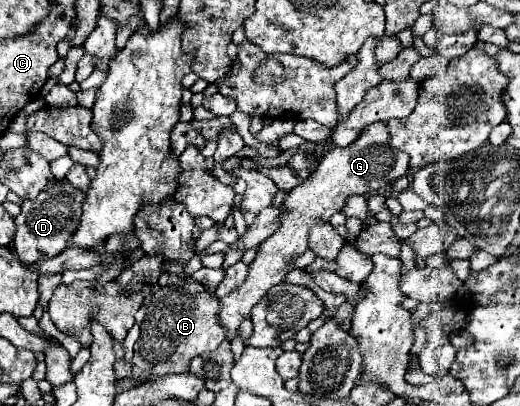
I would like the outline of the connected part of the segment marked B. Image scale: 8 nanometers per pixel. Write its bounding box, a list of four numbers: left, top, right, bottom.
[134,277,226,379]

